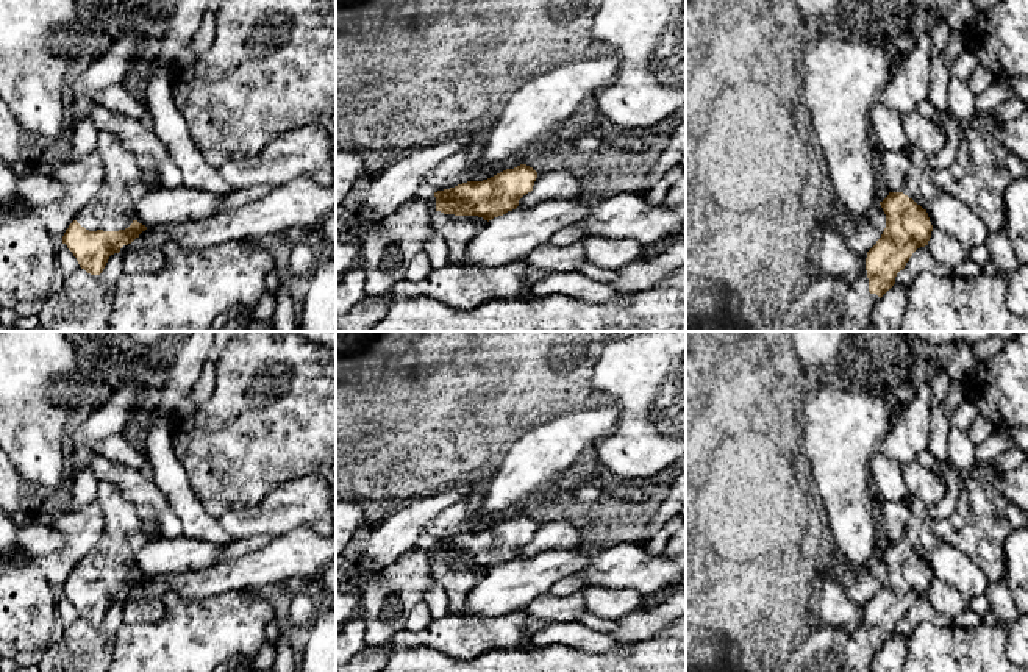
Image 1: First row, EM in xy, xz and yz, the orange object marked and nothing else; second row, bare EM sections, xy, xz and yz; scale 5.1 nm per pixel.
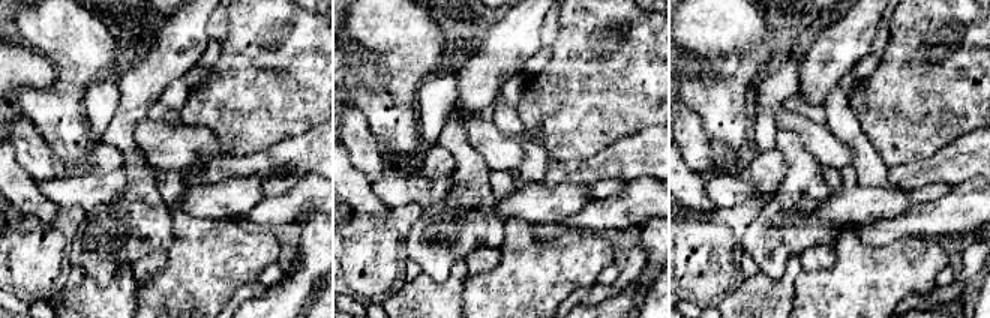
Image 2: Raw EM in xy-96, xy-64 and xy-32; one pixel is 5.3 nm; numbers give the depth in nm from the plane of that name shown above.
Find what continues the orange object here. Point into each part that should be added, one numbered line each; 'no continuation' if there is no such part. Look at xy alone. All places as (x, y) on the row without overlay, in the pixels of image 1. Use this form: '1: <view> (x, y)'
1: xy (122, 536)

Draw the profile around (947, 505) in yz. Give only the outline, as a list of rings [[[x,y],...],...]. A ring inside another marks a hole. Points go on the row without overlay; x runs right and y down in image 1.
[[[947,463],[944,474],[947,480],[947,494],[941,502],[930,506],[930,514],[936,520],[955,513],[962,491],[961,470],[958,467],[955,467],[951,463]]]

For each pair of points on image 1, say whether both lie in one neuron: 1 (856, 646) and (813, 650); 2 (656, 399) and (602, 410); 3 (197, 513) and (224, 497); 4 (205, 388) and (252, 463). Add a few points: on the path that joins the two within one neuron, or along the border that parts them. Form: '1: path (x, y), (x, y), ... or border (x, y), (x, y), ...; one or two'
1: path (845, 646), (830, 646), (824, 650); one
2: border (610, 399), (617, 410), (617, 422), (602, 441); two
3: border (188, 475), (196, 497), (217, 521); two
4: border (217, 360), (213, 394), (194, 407); two

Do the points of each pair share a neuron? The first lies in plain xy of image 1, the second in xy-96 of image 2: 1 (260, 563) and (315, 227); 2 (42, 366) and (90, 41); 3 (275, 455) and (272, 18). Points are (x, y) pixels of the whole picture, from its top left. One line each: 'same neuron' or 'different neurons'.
1: different neurons
2: same neuron
3: same neuron

